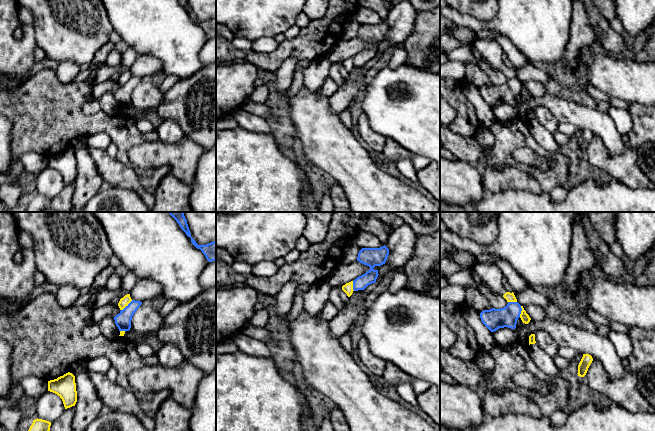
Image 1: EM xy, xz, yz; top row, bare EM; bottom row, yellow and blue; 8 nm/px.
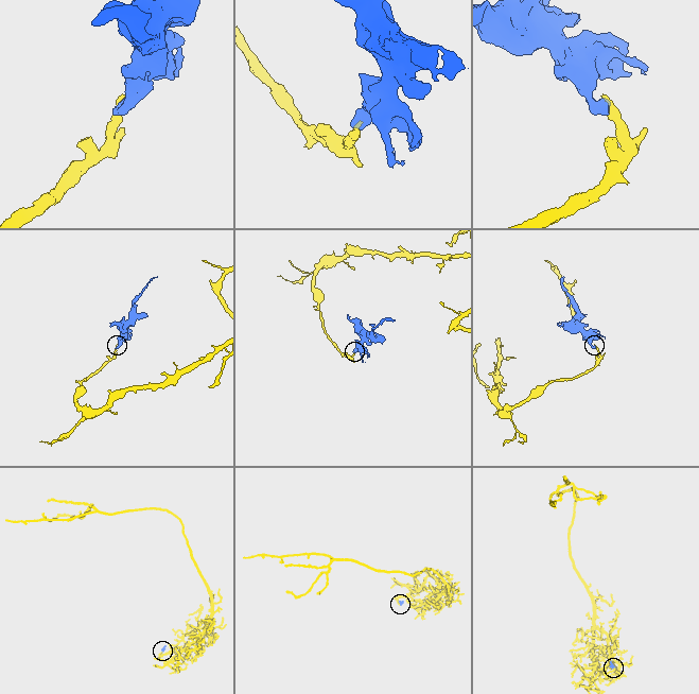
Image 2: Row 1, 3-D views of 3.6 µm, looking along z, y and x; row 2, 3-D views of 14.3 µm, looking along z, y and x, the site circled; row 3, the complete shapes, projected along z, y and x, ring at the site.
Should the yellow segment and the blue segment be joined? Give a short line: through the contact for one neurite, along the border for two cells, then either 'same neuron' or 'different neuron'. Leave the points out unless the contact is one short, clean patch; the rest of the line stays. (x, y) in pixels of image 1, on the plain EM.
line xy (132, 76), (121, 86); different neuron

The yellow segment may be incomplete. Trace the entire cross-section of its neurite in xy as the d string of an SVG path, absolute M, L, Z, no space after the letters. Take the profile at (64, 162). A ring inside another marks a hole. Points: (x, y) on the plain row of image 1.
M70 148L48 157L48 167L62 175L65 185L75 182L77 178L75 152Z

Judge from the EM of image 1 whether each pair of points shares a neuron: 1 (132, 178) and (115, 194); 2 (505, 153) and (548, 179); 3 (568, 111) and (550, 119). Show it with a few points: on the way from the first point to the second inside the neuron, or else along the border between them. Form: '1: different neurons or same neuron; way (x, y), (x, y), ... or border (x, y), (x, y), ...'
1: different neurons; border (111, 186), (132, 189), (142, 199)
2: same neuron; way (515, 164), (537, 173)
3: different neurons; border (535, 109), (545, 106), (559, 121)

